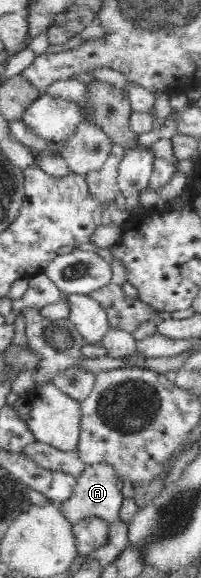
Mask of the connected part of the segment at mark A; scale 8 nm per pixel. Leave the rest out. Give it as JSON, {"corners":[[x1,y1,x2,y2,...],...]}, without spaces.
{"corners":[[86,464,84,472,77,478,72,496,68,500,58,503,59,509,72,525,84,518,101,518,108,524,116,522,122,506,122,483,113,466,109,464]]}

